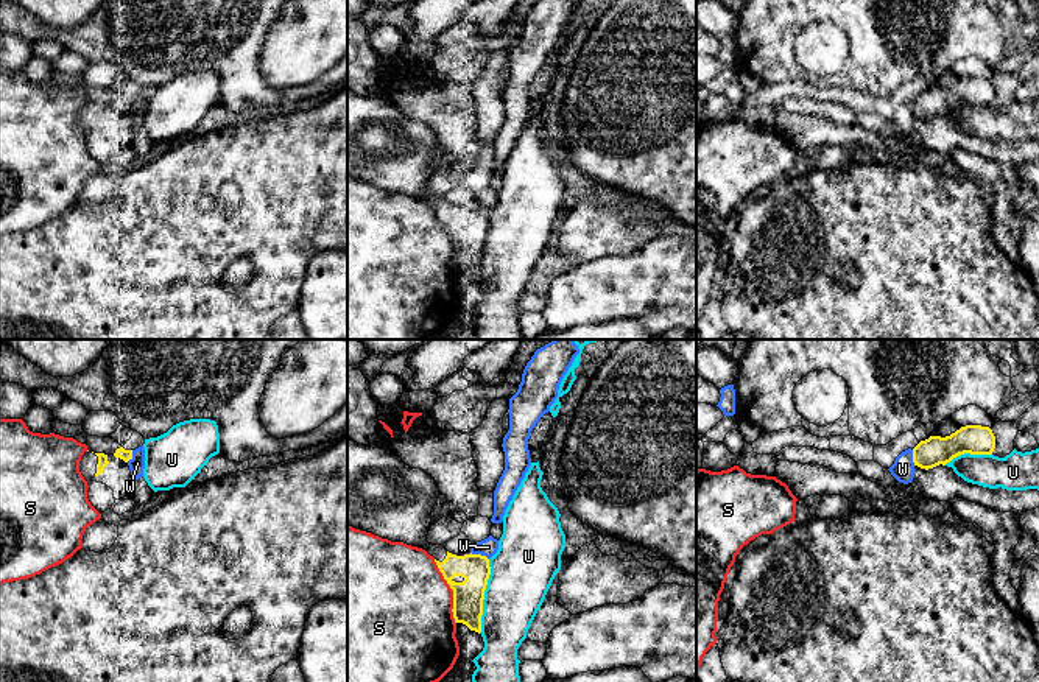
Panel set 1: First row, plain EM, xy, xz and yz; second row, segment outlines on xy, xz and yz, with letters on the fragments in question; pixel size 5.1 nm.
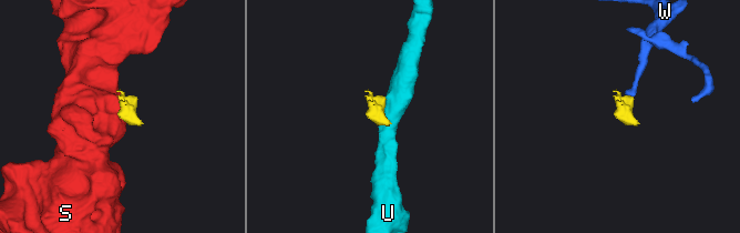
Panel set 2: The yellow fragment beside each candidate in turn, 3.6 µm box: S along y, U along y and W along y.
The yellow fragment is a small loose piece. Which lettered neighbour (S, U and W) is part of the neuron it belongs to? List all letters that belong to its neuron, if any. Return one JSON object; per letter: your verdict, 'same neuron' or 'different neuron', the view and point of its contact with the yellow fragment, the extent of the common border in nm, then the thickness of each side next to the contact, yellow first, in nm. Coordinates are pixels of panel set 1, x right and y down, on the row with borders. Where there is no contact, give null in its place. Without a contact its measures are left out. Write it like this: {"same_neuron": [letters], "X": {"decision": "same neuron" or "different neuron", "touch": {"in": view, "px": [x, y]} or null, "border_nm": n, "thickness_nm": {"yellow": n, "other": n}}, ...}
{"same_neuron": [], "S": {"decision": "different neuron", "touch": {"in": "xz", "px": [454, 592]}, "border_nm": 360, "thickness_nm": {"yellow": 160, "other": 460}}, "U": {"decision": "different neuron", "touch": {"in": "xz", "px": [483, 597]}, "border_nm": 380, "thickness_nm": {"yellow": 160, "other": 320}}, "W": {"decision": "different neuron", "touch": {"in": "xz", "px": [480, 555]}, "border_nm": 100, "thickness_nm": {"yellow": 160, "other": 90}}}

